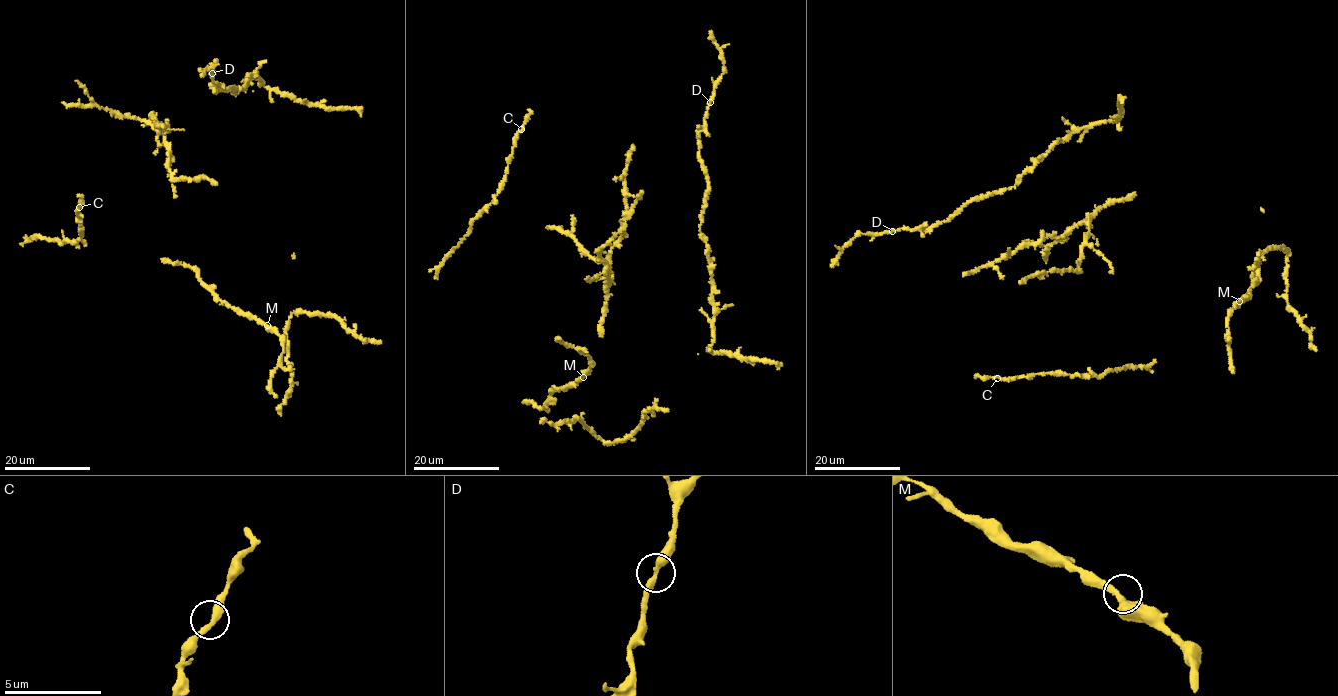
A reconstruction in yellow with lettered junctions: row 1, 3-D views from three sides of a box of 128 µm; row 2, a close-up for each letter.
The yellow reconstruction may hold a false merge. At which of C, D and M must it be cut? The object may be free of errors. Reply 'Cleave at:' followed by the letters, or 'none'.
Cleave at: none

